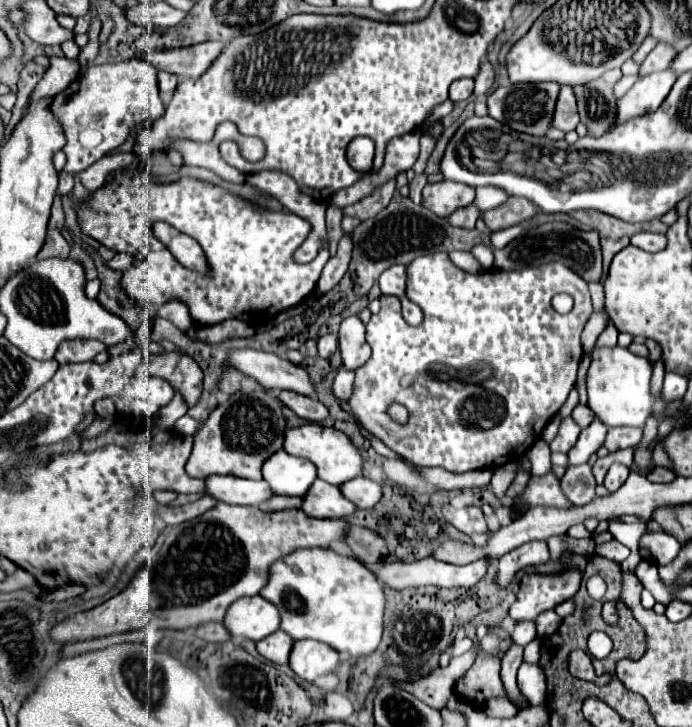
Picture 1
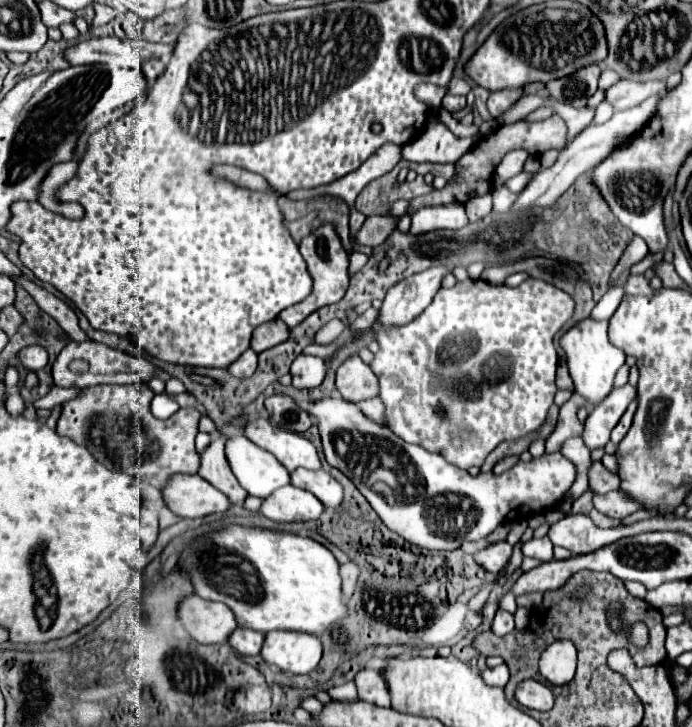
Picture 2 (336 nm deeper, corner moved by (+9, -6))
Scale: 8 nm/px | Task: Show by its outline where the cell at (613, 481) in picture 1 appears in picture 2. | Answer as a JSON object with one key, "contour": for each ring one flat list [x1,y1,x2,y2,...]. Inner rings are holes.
{"contour":[[568,514,556,524,550,526,548,538,554,546,568,548,574,554,588,554,600,550,620,538,632,536,640,532,640,526,632,524,632,528,598,528,588,514]]}

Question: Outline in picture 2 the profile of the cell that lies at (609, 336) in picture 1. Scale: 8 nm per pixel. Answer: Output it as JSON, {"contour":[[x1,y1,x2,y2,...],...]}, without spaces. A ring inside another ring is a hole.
{"contour":[[622,286,608,290,608,292,600,298,600,302,594,306,594,310,592,310,592,314,590,314,592,320,610,320,612,314,616,312,616,308,618,308,622,296,624,296,624,288,622,288]]}

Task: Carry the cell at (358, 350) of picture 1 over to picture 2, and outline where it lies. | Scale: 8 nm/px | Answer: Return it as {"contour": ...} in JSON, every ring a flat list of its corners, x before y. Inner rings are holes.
{"contour":[[358,354,346,358,336,370,336,388,344,400,366,400,378,396,378,380]]}

